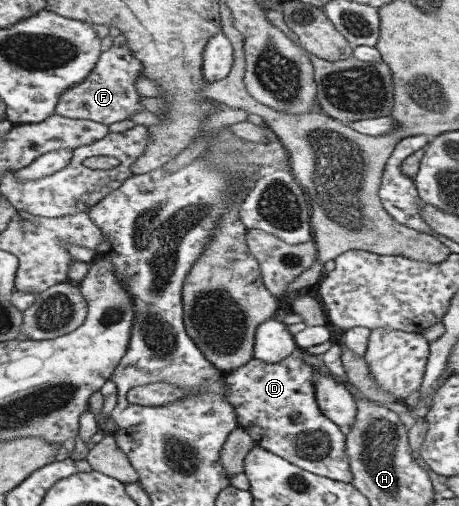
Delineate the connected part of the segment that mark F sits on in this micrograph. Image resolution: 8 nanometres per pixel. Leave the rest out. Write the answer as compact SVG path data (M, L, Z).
M112 45L100 54L95 69L92 69L92 73L83 82L63 91L56 104L55 114L70 119L92 120L108 126L130 119L135 113L145 110L139 102L144 96L139 94L135 86L136 79L143 75L144 68L141 61L131 54L127 45Z

